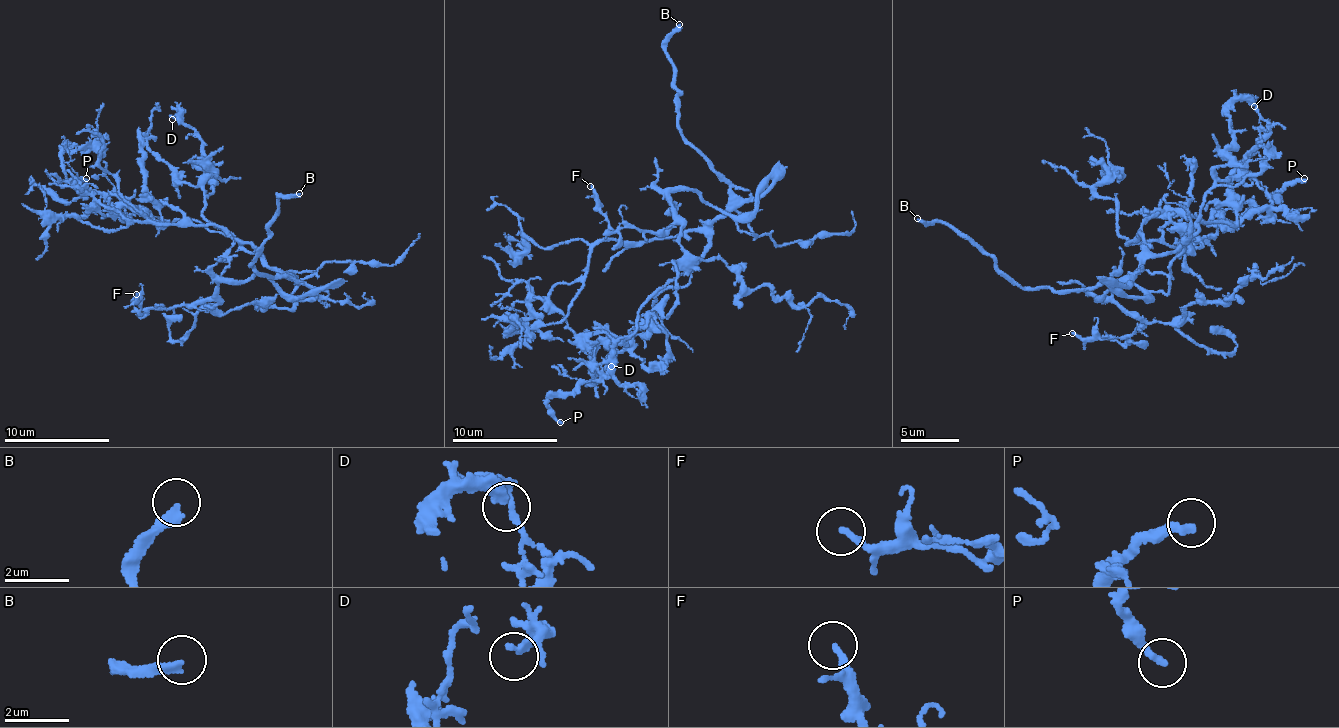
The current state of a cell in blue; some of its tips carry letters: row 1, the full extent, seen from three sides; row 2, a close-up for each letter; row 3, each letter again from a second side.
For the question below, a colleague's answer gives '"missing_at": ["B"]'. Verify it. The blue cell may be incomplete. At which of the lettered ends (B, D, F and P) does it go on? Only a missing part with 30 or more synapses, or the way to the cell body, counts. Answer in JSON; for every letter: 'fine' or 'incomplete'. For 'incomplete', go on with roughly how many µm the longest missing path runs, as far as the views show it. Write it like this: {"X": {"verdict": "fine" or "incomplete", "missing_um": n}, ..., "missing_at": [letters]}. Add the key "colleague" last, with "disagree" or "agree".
{"B": {"verdict": "incomplete", "missing_um": 30}, "D": {"verdict": "fine"}, "F": {"verdict": "fine"}, "P": {"verdict": "fine"}, "missing_at": ["B"], "colleague": "agree"}

